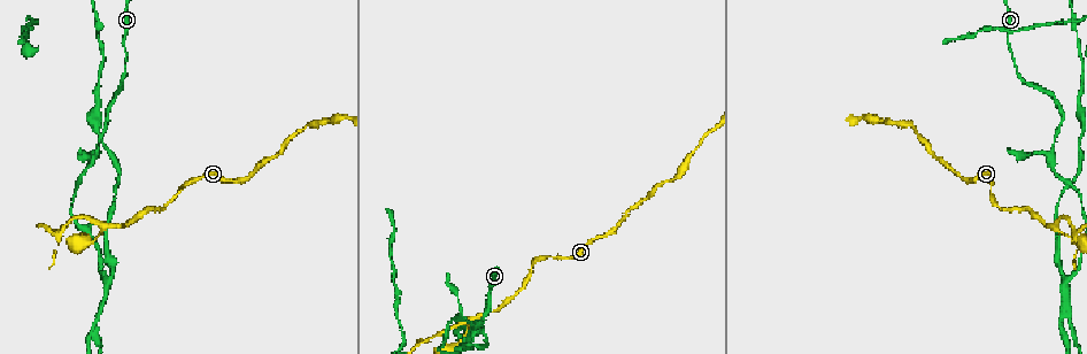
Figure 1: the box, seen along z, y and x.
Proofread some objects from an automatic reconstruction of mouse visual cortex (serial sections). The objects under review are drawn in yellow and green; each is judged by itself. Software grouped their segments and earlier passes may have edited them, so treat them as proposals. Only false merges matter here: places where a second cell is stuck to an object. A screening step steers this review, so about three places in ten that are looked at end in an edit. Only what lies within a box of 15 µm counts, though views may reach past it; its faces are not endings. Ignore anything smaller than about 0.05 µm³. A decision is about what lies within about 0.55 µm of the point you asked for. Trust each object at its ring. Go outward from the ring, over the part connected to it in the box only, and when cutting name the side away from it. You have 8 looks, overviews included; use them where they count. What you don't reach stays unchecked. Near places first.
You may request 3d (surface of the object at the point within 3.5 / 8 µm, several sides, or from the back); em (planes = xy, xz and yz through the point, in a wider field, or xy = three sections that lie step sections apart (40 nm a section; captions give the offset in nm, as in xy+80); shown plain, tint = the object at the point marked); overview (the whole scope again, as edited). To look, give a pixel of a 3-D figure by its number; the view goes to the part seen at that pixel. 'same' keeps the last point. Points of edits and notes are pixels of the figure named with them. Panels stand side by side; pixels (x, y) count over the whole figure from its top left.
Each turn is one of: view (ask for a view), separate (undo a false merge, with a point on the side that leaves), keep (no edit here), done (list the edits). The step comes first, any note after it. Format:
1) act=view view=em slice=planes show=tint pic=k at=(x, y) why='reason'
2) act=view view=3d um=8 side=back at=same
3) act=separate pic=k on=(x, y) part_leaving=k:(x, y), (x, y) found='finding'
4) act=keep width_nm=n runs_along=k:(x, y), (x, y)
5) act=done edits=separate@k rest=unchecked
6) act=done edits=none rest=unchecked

act=view view=em slice=xy step=1 show=tint pic=1 at=(97, 149) why='branch point'

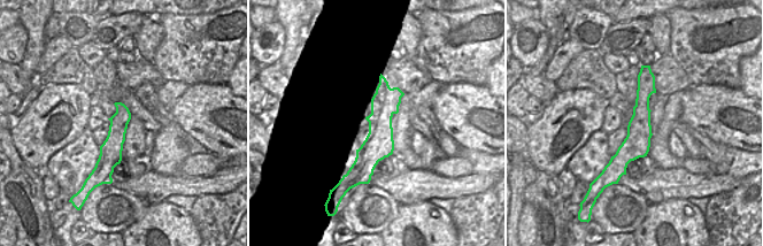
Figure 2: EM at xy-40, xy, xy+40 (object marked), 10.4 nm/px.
act=view view=3d um=3.5 at=same

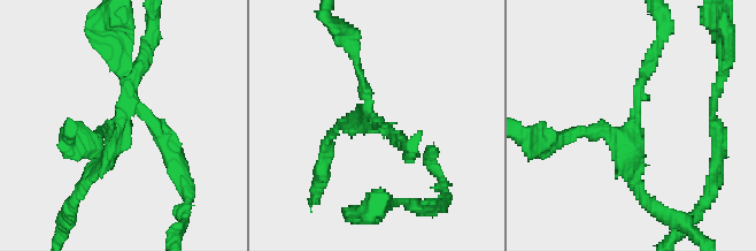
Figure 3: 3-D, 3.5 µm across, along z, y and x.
act=keep arms=3 arm_widths_nm=150,150,200 runs_along=2:(646, 74), (623, 170) found='one cell here'

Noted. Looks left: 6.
act=view view=3d um=3.5 pic=1 at=(1053, 224) why='narrows sharply'

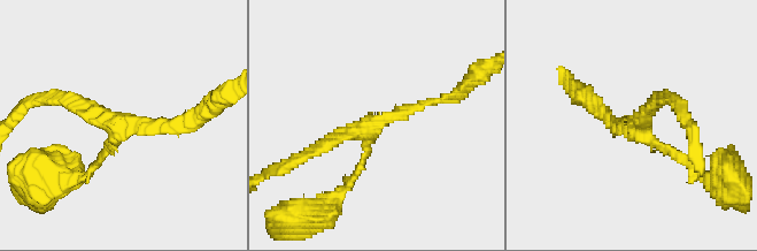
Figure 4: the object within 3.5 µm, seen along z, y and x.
act=view view=em slice=xy step=5 show=tint pic=4 at=(122, 126)

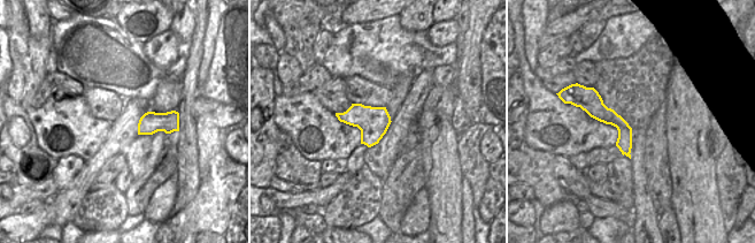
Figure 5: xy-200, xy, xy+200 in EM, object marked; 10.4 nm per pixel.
act=keep arms=3 arm_widths_nm=100,150,200 runs_along=5:(598, 98), (624, 130), (626, 151) found='continuous, no second cell'

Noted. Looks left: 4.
act=view view=3d um=3.5 pic=1 at=(425, 342) why='sharp bend'

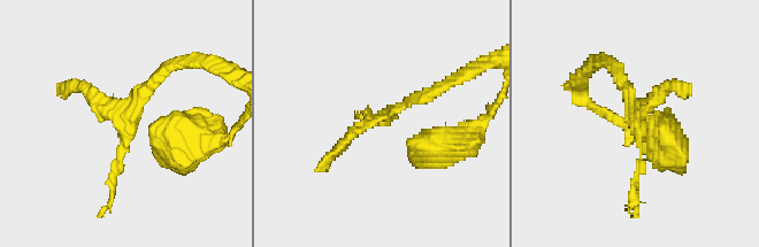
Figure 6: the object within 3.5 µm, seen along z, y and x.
act=view view=em slice=xy step=2 show=tint pic=6 at=(125, 116)

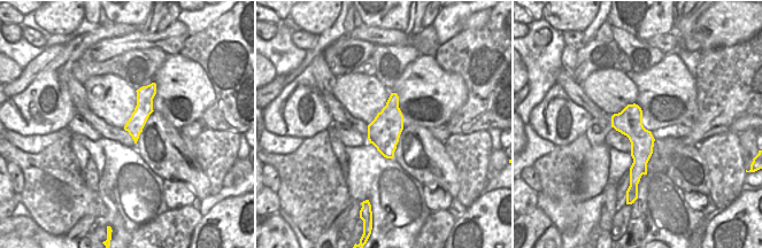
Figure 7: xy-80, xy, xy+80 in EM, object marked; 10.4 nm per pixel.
act=view view=em slice=planes show=tint at=same why='cut it another way'

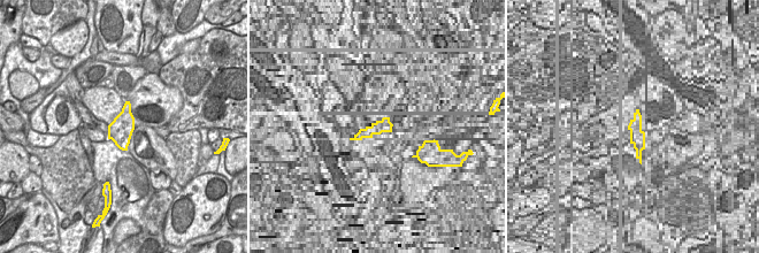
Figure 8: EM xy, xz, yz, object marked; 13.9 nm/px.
act=keep runs_along=6:(432, 92), (365, 124), (326, 159) found='one cell here'

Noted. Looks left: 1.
act=done edits=none rest=unchecked

